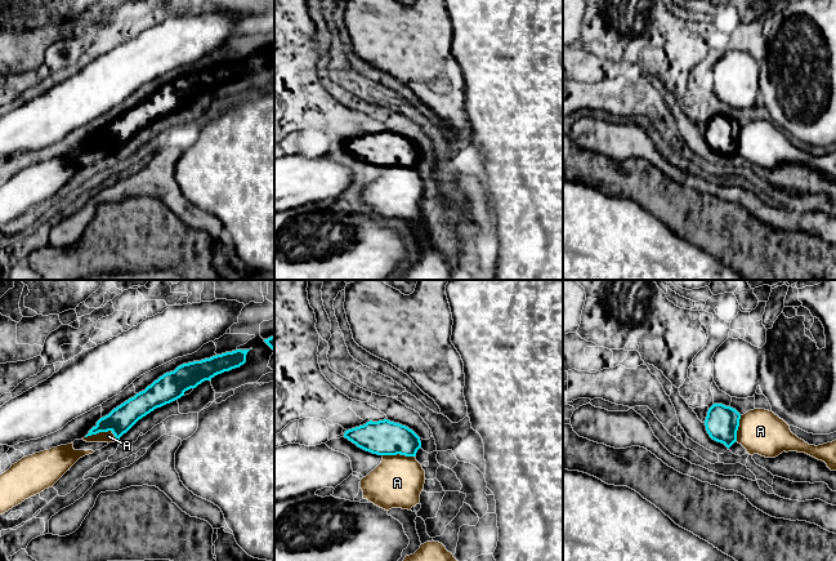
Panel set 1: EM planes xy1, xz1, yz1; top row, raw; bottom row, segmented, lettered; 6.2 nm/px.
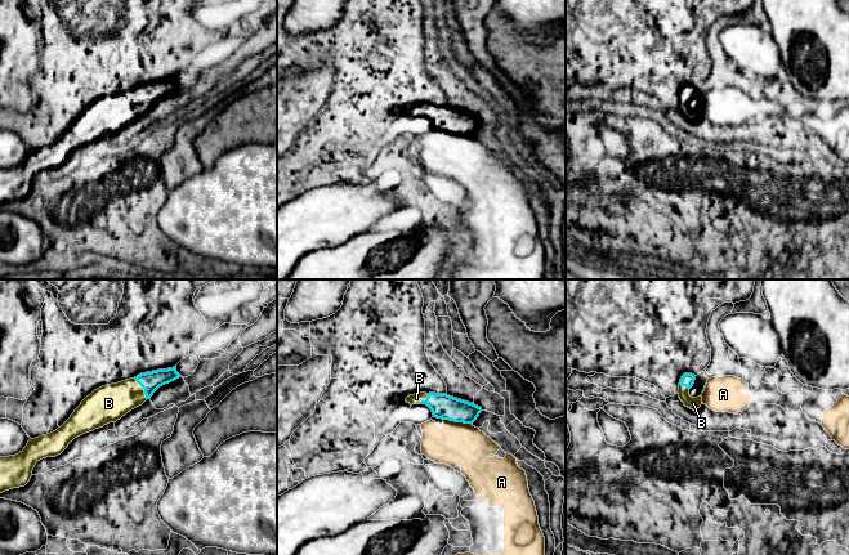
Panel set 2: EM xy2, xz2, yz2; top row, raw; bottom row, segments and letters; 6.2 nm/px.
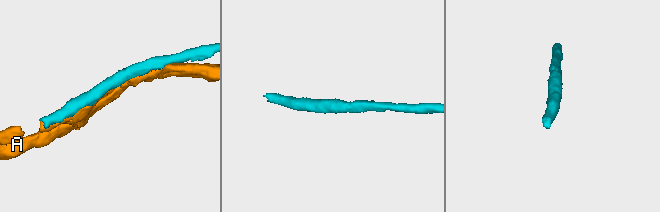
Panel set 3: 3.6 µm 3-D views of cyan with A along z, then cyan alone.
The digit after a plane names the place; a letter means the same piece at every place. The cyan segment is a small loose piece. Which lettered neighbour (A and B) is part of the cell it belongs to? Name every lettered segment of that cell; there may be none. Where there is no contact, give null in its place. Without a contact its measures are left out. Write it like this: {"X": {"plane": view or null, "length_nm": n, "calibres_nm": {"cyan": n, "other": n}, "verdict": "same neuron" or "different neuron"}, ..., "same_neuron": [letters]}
{"A": {"plane": "xy1", "length_nm": 220, "calibres_nm": {"cyan": 160, "other": 70}, "verdict": "different neuron"}, "B": {"plane": "xy2", "length_nm": 160, "calibres_nm": {"cyan": 120, "other": 220}, "verdict": "same neuron"}, "same_neuron": ["B"]}

